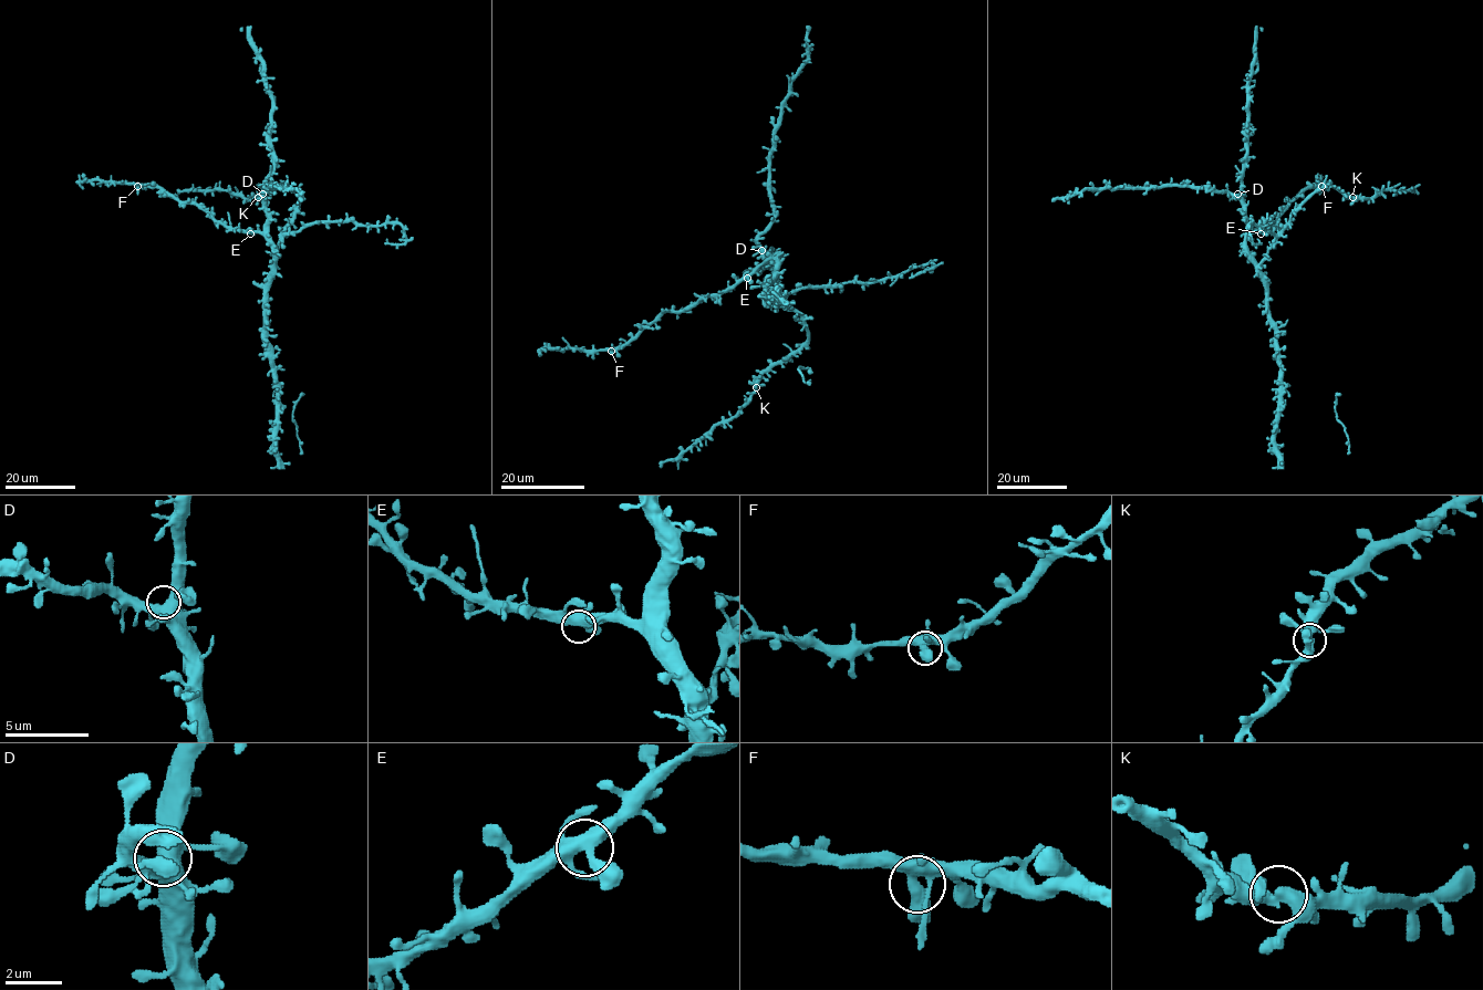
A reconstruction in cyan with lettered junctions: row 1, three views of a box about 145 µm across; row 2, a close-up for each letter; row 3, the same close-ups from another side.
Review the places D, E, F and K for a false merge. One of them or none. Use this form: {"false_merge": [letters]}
{"false_merge": []}

